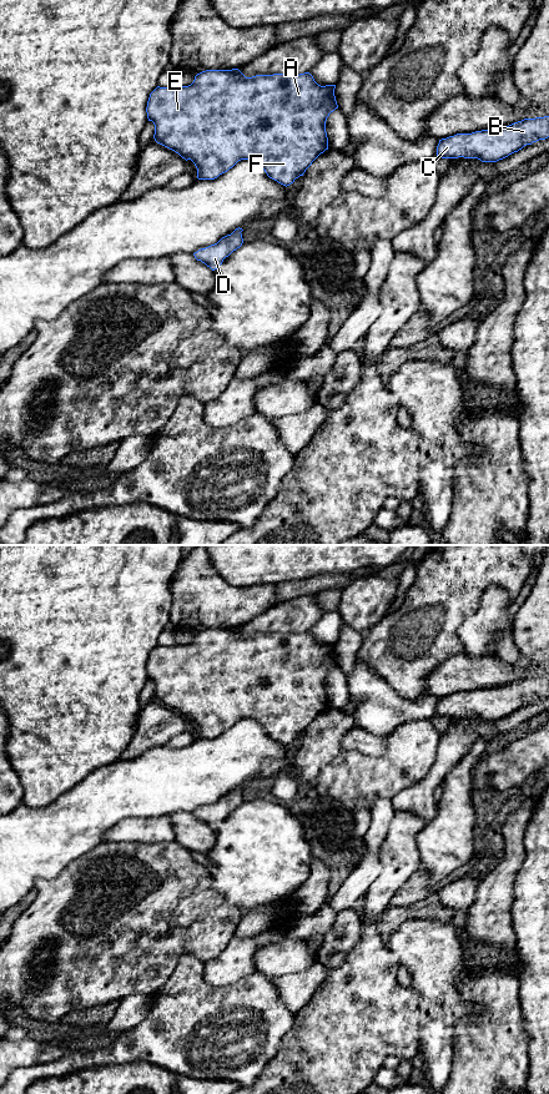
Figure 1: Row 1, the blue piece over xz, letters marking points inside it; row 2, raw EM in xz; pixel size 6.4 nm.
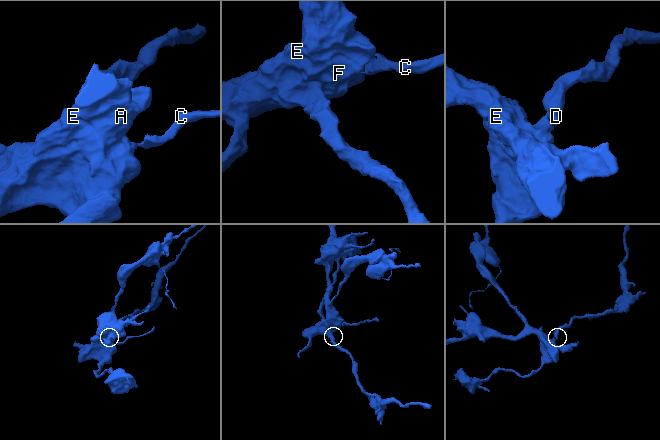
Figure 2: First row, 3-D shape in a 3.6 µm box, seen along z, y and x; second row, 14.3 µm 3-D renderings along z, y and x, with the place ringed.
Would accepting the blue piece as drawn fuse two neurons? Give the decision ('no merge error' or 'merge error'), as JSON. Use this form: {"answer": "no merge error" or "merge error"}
{"answer": "no merge error"}

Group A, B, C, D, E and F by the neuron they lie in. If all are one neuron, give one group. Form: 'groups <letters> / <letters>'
groups A B C D E F

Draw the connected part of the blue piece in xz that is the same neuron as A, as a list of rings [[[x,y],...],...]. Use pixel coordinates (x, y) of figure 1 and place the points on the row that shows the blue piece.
[[[238,69],[206,70],[197,74],[188,86],[157,86],[150,94],[146,112],[148,121],[155,125],[155,141],[186,161],[191,160],[197,168],[198,180],[215,180],[238,161],[253,160],[270,178],[287,187],[328,150],[326,121],[338,109],[334,89],[336,85],[318,85],[309,72],[246,77]]]

